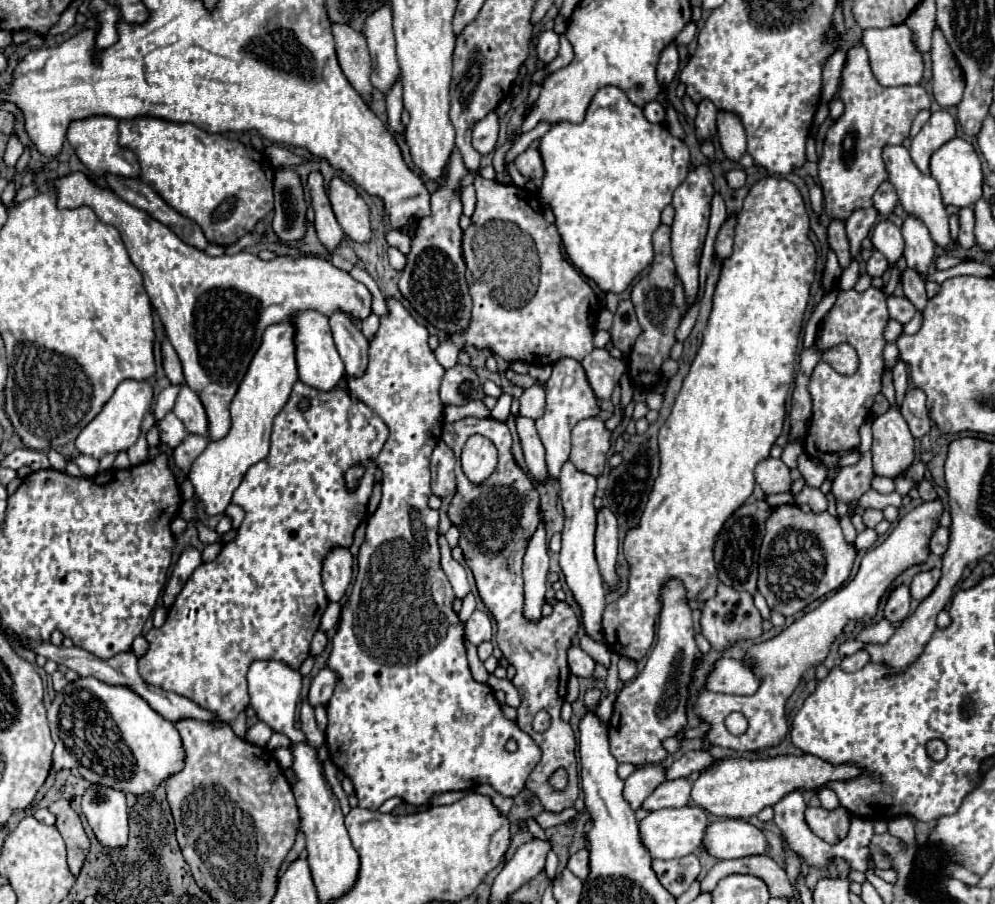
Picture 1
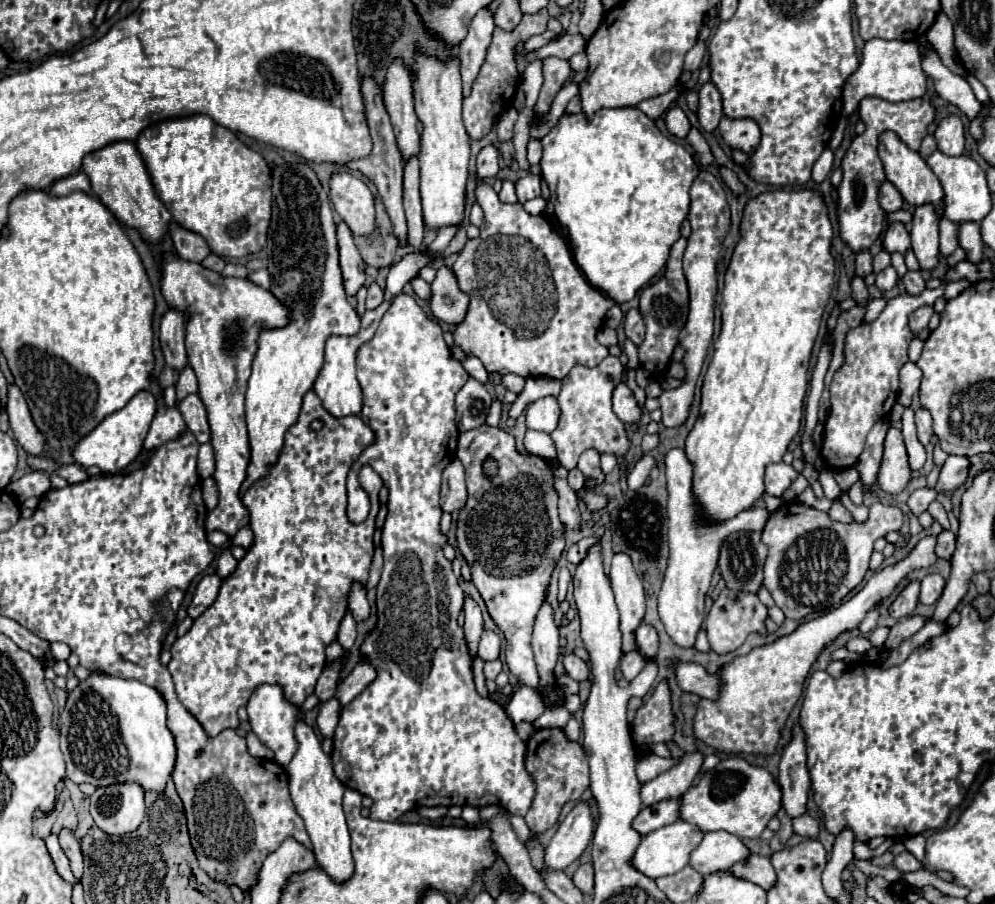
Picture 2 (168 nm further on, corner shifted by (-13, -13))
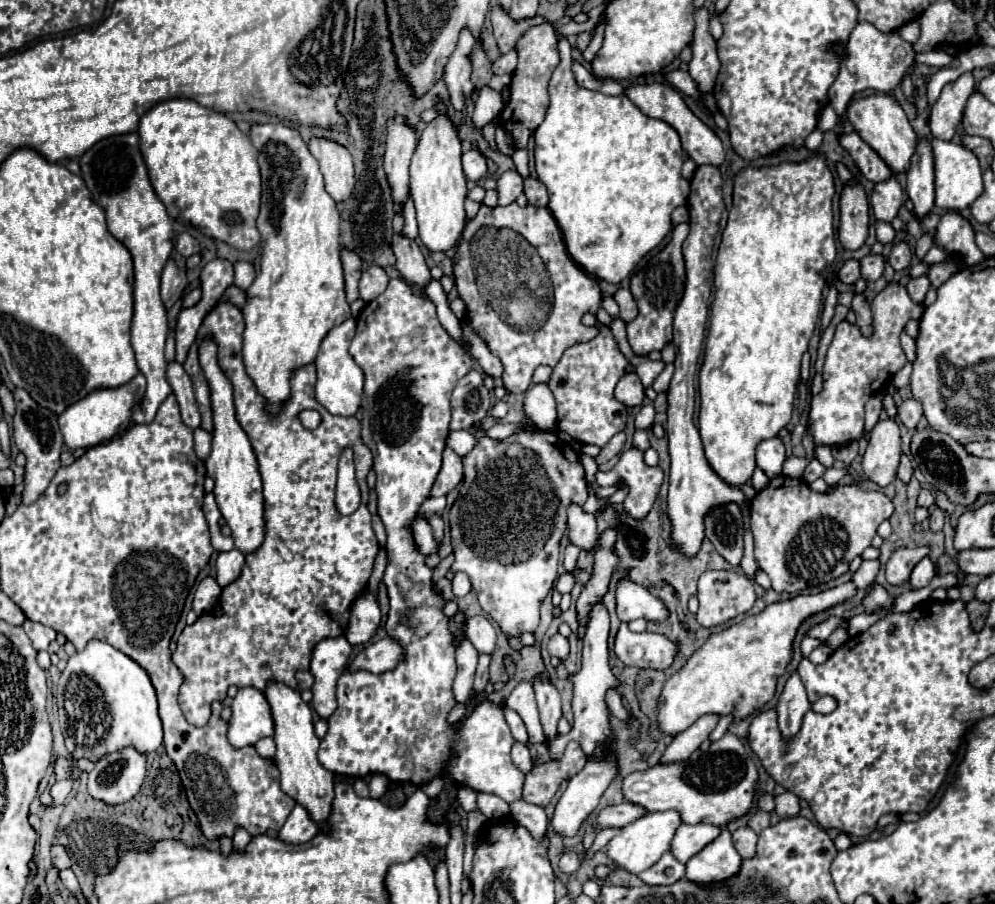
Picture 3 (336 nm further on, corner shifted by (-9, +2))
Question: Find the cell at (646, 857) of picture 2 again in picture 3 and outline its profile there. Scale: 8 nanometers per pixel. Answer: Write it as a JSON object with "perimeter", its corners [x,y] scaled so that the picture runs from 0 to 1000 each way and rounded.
{"perimeter":[[[659,897],[649,899],[641,908],[625,915],[625,919],[611,933],[611,950],[621,959],[629,961],[631,966],[641,968],[643,963],[655,959],[669,941],[673,941],[673,933],[677,928],[679,917],[685,913],[685,904],[681,897]]]}

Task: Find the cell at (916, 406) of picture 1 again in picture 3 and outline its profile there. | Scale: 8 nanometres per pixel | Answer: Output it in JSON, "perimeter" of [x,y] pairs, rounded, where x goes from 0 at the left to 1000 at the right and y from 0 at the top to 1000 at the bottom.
{"perimeter":[[[911,441],[905,450],[903,450],[903,459],[907,463],[907,468],[913,472],[913,475],[919,475],[923,470],[923,466],[927,463],[929,459],[929,452],[927,452],[927,446],[923,441]]]}

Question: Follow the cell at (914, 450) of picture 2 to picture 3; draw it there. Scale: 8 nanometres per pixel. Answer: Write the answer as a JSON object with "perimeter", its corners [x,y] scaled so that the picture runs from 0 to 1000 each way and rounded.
{"perimeter":[[[907,501],[907,508],[905,508],[905,517],[903,517],[903,528],[913,534],[915,528],[917,528],[917,512],[915,512],[915,503],[913,501]]]}

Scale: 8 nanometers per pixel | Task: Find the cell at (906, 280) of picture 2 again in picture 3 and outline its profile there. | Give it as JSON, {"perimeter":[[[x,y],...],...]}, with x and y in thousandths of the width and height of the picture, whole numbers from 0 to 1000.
{"perimeter":[[[909,267],[898,269],[898,275],[896,275],[894,284],[892,284],[892,291],[898,295],[898,300],[909,300],[909,298],[913,298],[913,295],[915,295],[915,289],[917,289],[917,278],[915,278],[915,273],[913,273]]]}

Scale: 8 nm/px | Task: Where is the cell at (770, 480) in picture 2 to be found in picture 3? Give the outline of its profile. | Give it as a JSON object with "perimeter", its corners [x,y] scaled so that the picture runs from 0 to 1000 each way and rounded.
{"perimeter":[[[778,483],[778,486],[770,486],[762,492],[760,497],[760,514],[776,530],[782,528],[786,523],[786,512],[790,510],[790,497],[788,490]]]}

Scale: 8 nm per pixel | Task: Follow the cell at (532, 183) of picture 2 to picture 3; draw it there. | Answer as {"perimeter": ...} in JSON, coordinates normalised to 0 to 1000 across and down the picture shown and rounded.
{"perimeter":[[[513,187],[501,198],[501,227],[513,227],[527,211],[527,198],[519,187]]]}

